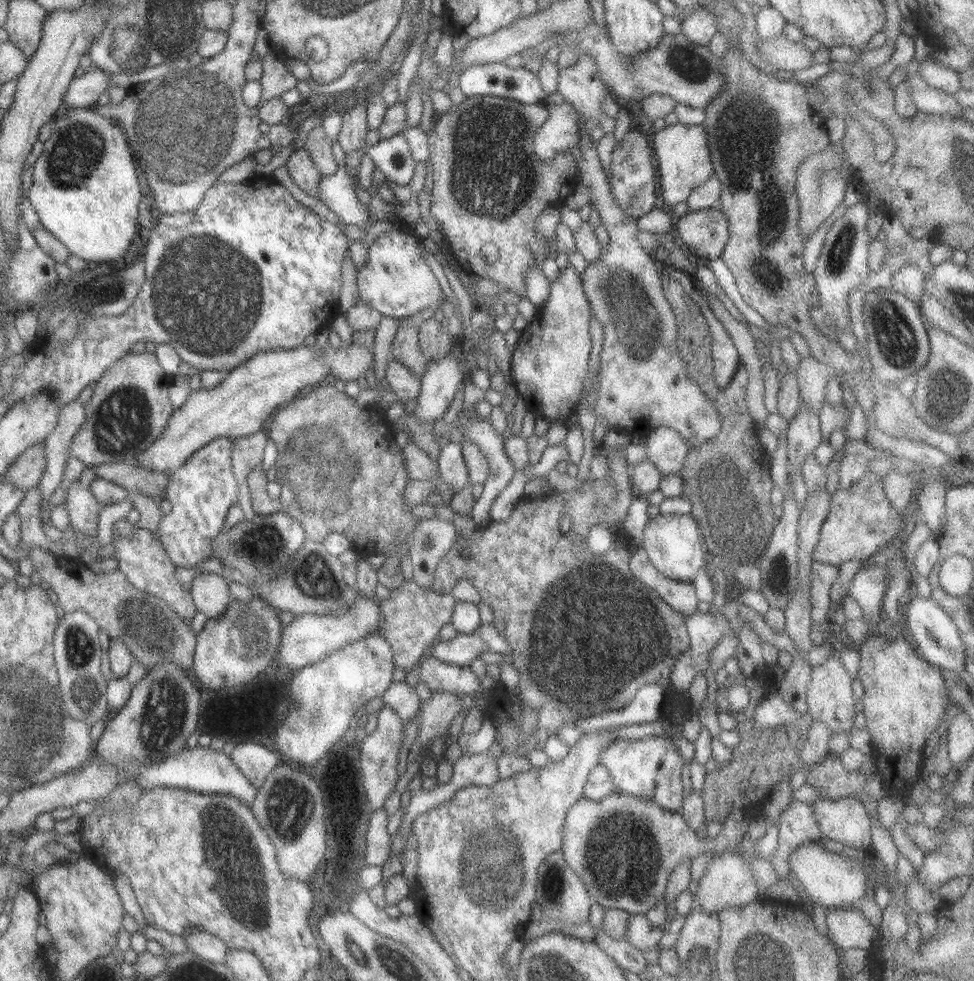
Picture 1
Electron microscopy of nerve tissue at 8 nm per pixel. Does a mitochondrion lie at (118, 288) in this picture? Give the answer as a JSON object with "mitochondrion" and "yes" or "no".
{"mitochondrion":"yes"}

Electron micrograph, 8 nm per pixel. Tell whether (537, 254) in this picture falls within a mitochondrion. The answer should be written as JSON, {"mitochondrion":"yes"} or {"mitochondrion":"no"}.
{"mitochondrion":"no"}

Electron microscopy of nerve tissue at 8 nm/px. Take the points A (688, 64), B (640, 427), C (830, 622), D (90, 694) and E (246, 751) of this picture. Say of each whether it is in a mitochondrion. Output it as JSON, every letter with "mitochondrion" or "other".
{"A":"mitochondrion","B":"other","C":"other","D":"mitochondrion","E":"other"}

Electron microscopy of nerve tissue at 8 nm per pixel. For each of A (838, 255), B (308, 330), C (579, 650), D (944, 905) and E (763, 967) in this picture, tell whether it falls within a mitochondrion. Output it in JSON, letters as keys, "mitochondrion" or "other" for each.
{"A":"mitochondrion","B":"other","C":"mitochondrion","D":"other","E":"mitochondrion"}

